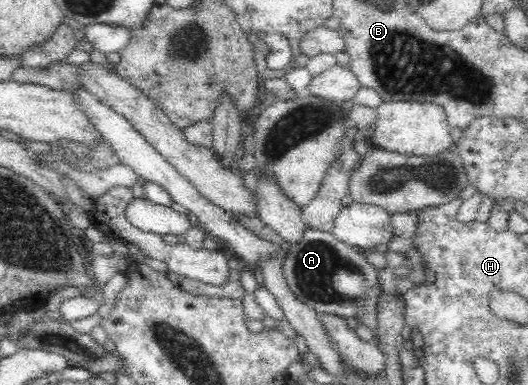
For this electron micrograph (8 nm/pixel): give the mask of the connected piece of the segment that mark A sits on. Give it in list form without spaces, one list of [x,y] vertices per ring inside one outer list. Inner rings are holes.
[[[309,228],[304,229],[302,233],[303,236],[295,244],[291,244],[282,260],[282,271],[291,292],[316,312],[336,314],[347,319],[356,316],[359,318],[357,323],[363,323],[371,329],[378,326],[377,302],[379,302],[379,296],[384,293],[377,287],[375,267],[367,262],[359,250],[335,238],[332,232]]]

